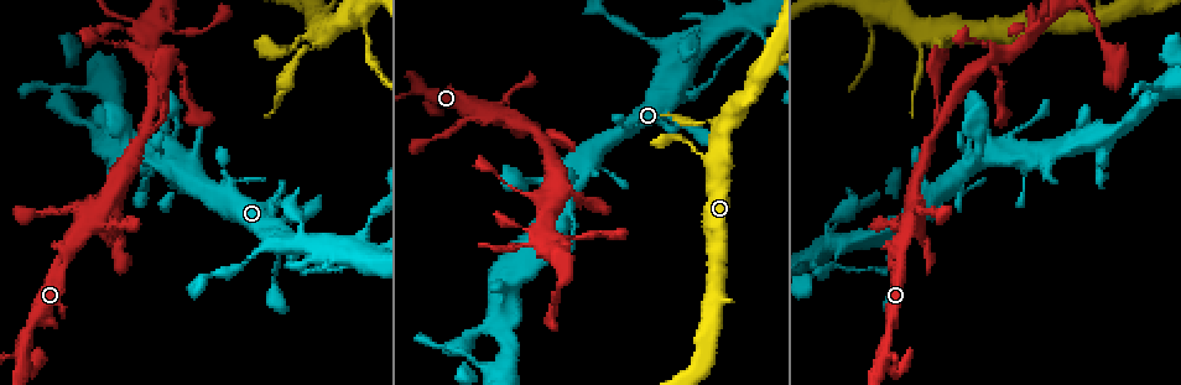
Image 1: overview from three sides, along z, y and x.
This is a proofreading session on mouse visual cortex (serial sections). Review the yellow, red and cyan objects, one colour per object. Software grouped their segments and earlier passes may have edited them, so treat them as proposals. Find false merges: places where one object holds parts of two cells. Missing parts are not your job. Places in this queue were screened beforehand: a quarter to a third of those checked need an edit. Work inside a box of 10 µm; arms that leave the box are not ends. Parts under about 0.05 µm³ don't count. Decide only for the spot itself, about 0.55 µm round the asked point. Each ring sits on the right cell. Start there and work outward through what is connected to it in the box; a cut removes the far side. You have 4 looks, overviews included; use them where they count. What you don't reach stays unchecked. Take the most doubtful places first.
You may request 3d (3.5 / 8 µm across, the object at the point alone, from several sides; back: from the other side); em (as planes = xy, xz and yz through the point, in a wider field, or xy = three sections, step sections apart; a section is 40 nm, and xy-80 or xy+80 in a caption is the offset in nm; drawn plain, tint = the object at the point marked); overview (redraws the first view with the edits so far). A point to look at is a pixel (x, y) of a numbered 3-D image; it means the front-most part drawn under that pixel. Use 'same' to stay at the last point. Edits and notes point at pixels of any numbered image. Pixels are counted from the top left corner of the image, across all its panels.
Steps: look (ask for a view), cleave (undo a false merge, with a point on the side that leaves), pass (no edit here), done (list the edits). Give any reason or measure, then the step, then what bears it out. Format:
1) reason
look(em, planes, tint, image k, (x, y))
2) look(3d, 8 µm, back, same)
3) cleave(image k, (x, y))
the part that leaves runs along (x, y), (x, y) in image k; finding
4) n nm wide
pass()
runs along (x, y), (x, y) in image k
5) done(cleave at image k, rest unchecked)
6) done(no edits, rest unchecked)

thin arm on a thick one
look(3d, 3.5 µm, image 1, (924, 41))

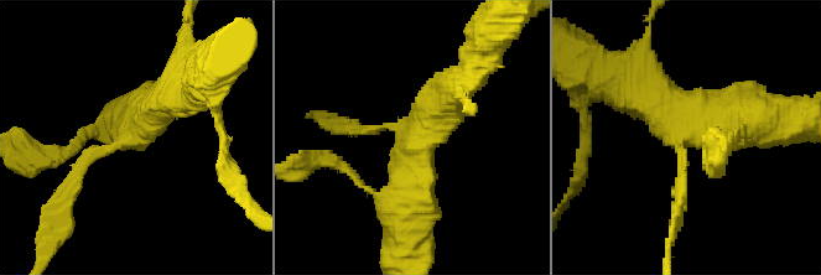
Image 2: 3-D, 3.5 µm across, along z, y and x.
3 arms; arms of 150, 500, 600 nm
look(em, planes, tint, image 2, (130, 135))

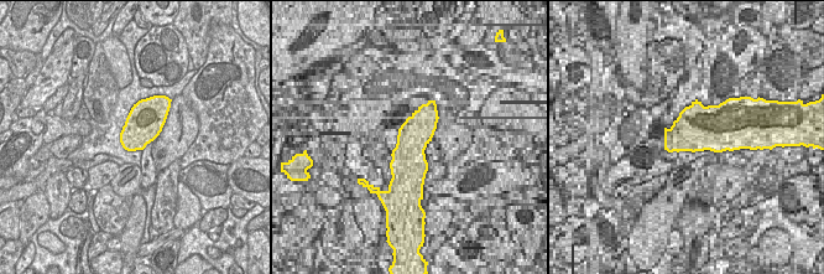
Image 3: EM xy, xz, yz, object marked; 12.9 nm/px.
cut it another way
look(em, xy, step 1, tint, same)

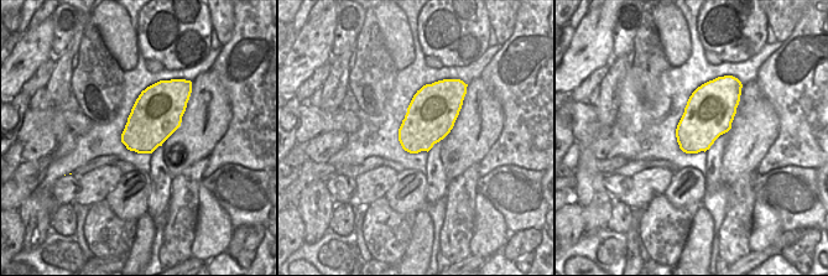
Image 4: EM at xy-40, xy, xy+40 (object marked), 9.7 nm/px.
cleave(image 2, (78, 175))
a second cell is stuck on

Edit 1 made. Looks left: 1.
three-way junction
look(3d, 3.5 µm, image 1, (417, 86))

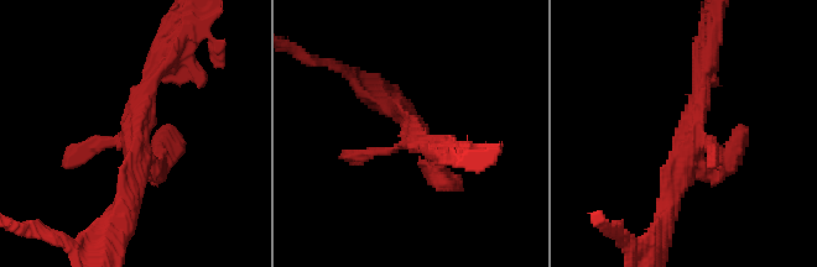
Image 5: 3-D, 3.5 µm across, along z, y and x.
pass()
runs along (706, 73), (692, 153), (724, 168), (740, 137) in image 5; continuous, no second cell

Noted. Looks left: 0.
done(cleave at image 2, rest unchecked)

